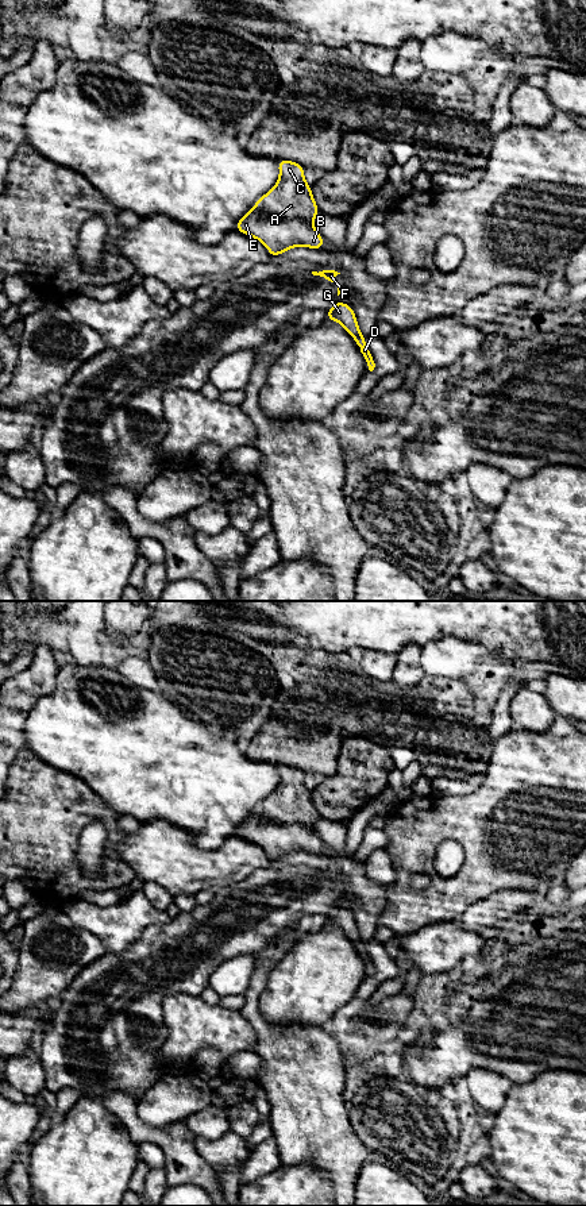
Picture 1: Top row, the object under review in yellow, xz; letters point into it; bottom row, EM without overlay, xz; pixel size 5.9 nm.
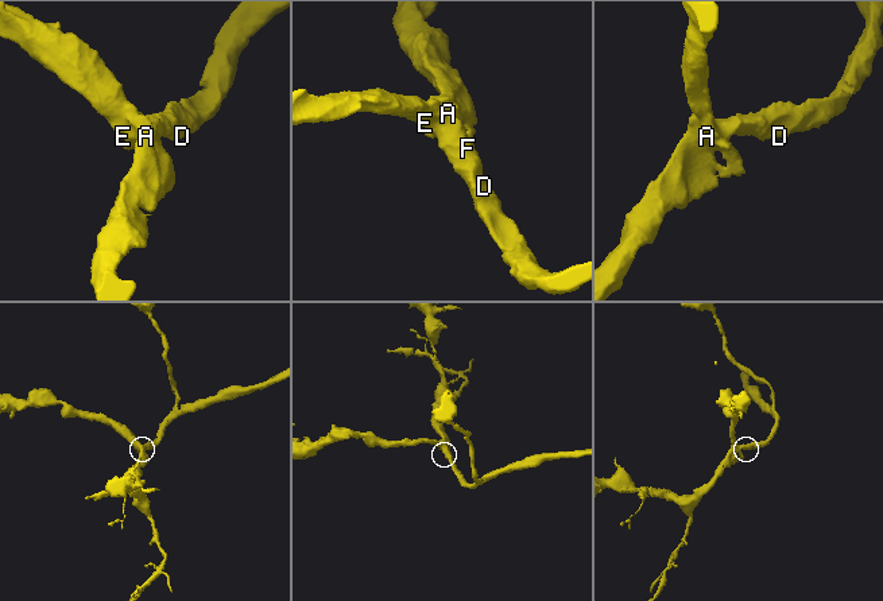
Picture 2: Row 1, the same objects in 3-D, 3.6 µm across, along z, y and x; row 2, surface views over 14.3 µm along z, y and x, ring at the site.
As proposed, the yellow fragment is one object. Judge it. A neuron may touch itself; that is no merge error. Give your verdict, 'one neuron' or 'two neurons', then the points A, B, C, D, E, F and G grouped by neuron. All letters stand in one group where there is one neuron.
two neurons; A C / B D E F G

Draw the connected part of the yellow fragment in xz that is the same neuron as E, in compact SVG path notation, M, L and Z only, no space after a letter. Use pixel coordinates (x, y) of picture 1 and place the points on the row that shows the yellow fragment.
M255 207L238 220L235 230L261 240L273 259L297 246L321 251L325 240L313 224L262 215Z

